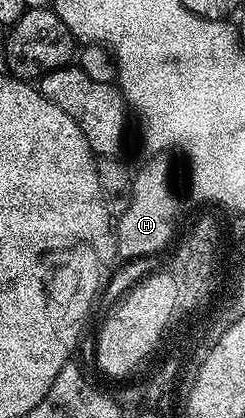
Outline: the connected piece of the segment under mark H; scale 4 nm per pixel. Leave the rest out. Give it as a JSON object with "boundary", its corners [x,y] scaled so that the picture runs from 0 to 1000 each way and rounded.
{"boundary":[[[616,376],[571,409],[547,411],[535,431],[535,478],[510,510],[478,517],[469,536],[482,617],[584,620],[633,610],[682,591],[714,562],[731,533],[731,467],[698,440],[698,390],[682,376]]]}

